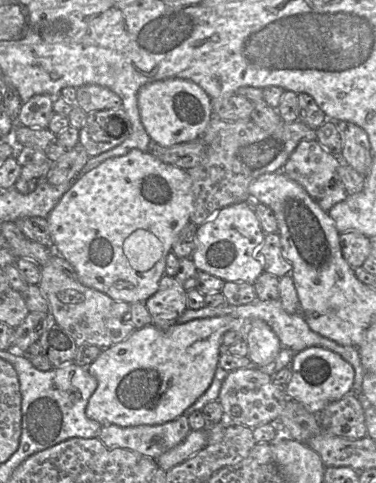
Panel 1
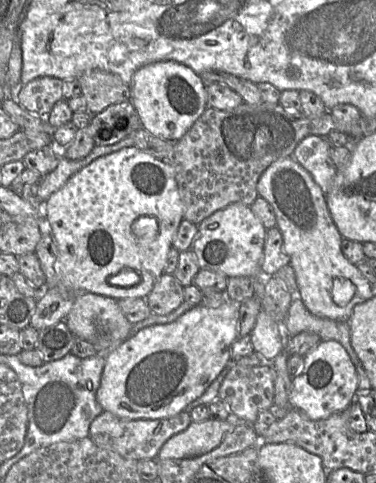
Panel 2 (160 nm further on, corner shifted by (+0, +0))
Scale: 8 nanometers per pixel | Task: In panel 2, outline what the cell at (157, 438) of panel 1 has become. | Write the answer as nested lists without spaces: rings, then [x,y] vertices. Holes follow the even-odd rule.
[[[103,411],[90,424],[89,437],[99,447],[118,453],[136,461],[156,459],[164,443],[172,436],[184,431],[191,424],[190,414],[180,413],[159,419],[123,419]]]

